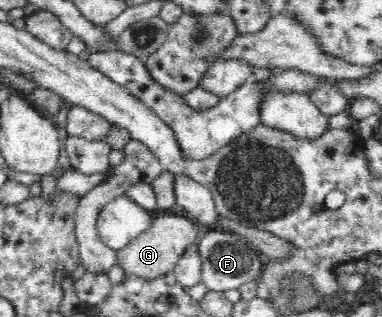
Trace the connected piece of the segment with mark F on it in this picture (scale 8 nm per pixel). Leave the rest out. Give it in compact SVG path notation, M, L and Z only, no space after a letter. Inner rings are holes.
M207 229L198 240L198 252L201 256L202 282L211 291L227 291L238 289L244 283L257 280L265 260L261 254L252 247L240 235L223 230Z

